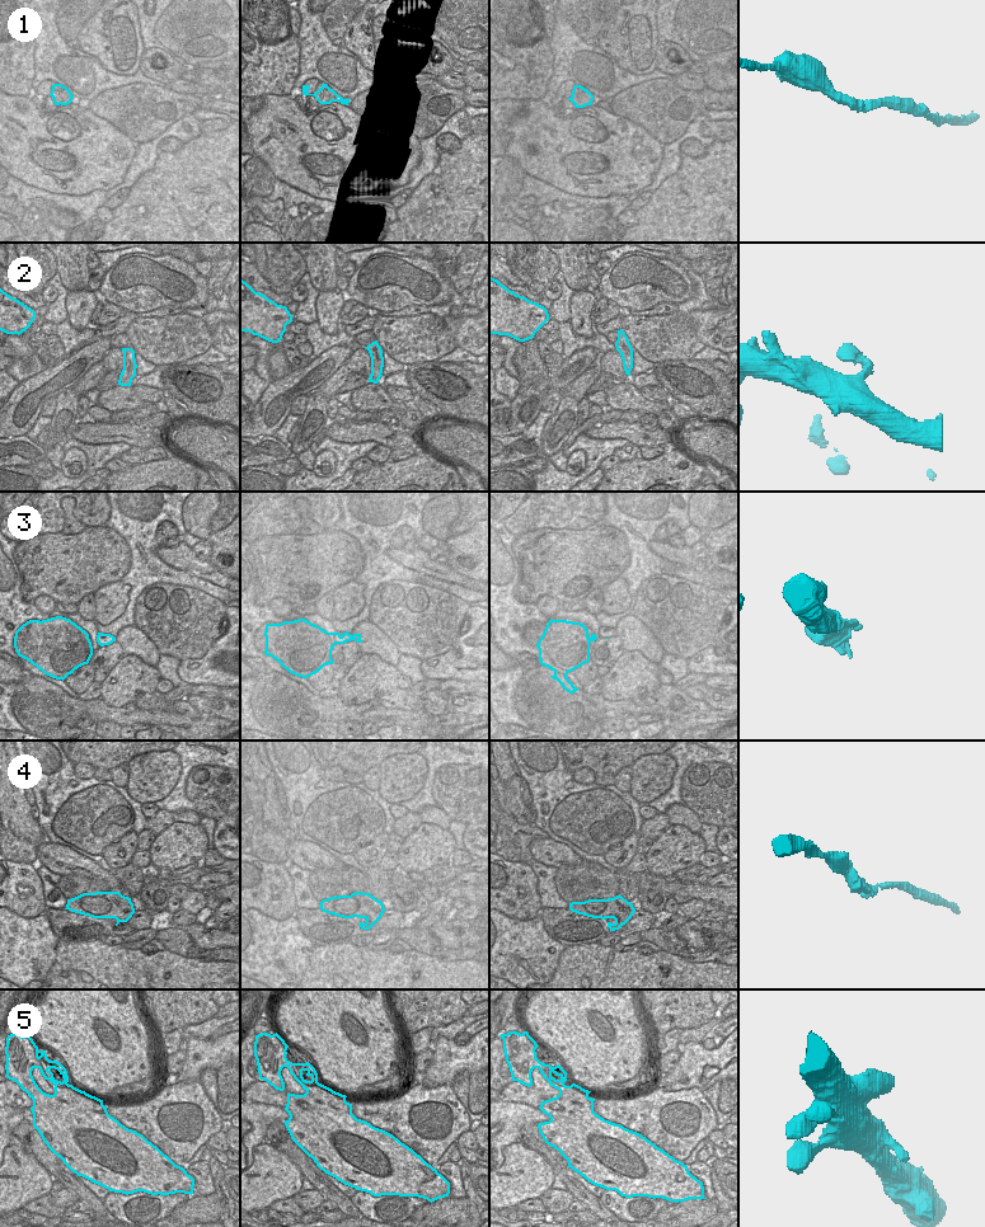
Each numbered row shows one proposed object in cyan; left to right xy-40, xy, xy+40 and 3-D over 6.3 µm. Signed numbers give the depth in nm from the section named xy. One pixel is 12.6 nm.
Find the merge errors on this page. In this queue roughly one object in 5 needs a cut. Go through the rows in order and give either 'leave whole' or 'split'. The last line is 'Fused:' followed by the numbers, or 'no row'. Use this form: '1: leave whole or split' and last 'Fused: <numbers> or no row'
1: leave whole
2: leave whole
3: split
4: leave whole
5: leave whole
Fused: 3

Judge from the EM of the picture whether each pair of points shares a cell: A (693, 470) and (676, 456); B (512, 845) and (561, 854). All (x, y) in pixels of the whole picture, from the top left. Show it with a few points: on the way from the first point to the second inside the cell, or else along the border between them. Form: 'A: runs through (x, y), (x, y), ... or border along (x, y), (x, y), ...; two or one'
A: runs through (689, 465), (688, 460), (681, 460); one
B: runs through (524, 845), (535, 845), (549, 852); one

